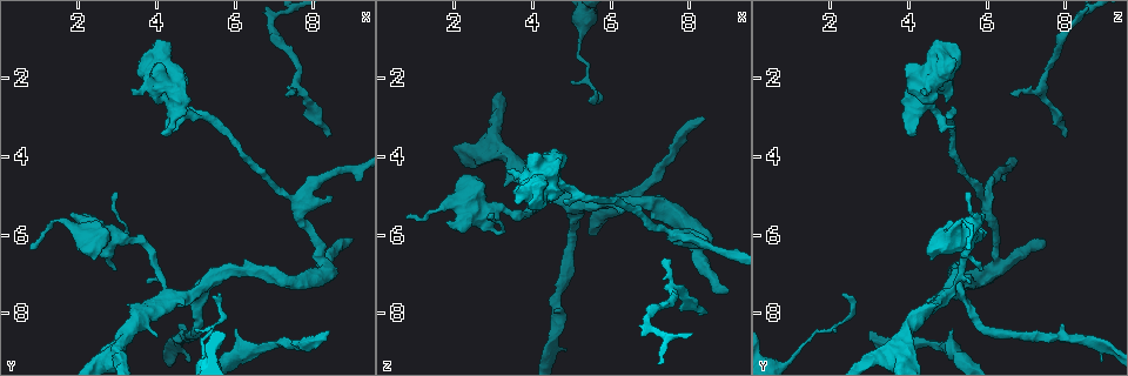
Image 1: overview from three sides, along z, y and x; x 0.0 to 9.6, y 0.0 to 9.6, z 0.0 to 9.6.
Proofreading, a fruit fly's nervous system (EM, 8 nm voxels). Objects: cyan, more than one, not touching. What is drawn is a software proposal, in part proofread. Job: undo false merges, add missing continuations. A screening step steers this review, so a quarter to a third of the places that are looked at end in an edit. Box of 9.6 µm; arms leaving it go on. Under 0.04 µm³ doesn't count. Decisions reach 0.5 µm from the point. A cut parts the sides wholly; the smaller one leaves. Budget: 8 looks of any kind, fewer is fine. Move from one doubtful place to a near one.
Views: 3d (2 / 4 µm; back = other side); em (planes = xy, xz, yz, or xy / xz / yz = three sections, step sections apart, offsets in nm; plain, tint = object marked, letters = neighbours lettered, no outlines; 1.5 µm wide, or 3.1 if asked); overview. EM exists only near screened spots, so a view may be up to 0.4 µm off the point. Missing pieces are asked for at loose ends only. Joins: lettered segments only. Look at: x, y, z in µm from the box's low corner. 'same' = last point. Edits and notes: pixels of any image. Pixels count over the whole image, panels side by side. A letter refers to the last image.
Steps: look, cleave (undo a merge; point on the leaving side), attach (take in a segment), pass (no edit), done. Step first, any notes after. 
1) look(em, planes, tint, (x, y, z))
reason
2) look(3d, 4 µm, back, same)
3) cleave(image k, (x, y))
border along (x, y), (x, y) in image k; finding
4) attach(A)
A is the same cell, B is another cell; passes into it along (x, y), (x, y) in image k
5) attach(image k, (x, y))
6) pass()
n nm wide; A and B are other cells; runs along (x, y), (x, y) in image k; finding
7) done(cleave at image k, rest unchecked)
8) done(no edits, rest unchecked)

look(em, xz, step 4, plain, (8.35, 8.45, 3.00))
an open end

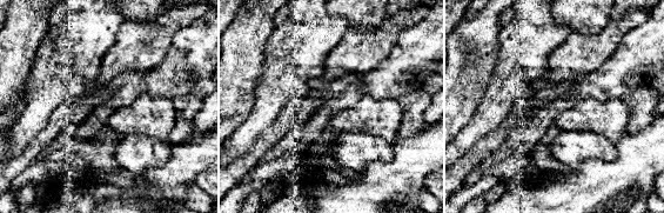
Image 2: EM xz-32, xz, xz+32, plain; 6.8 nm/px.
look(em, xz, step 4, tint, same)
with the object marked

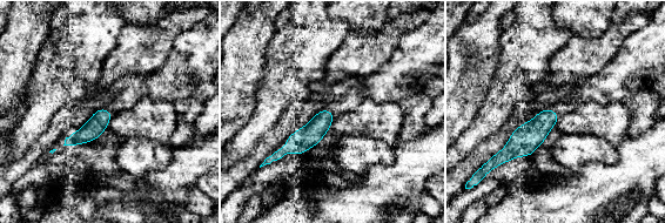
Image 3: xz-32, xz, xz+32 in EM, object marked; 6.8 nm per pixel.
look(em, xz, step 4, letters, same)
see the neighbours

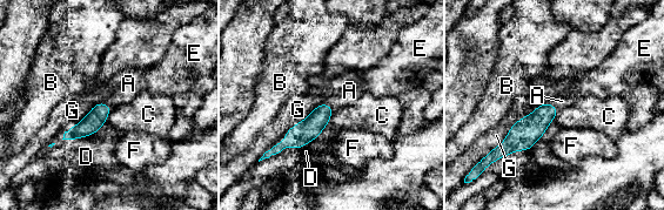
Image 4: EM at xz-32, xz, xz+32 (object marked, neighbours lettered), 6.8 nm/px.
attach(image 4, (349, 90))
A is the same cell, B, C, D, E, F and G are other cells; passes into it along (307, 130), (329, 106), (349, 90) in image 4; it goes on there

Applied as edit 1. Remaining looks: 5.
look(em, yz, step 8, letters, (9.00, 6.10, 7.45))
an open end

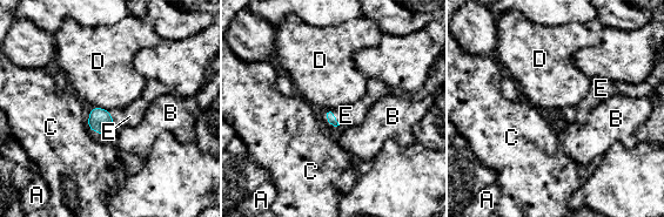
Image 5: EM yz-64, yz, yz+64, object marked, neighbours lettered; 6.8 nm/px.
look(em, planes, letters, same)
another direction

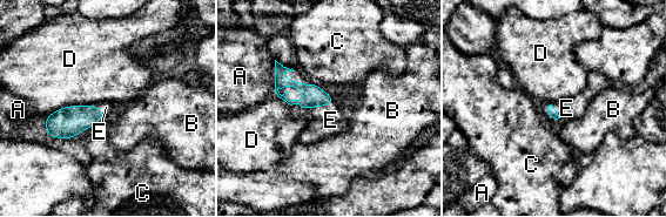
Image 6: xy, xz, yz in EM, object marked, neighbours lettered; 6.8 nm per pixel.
attach(image 6, (566, 108))
E is the same cell, A, B, C and D are other cells; passes into it along (550, 107), (556, 110), (566, 108) in image 6; it goes on there

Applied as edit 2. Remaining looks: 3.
look(overview)

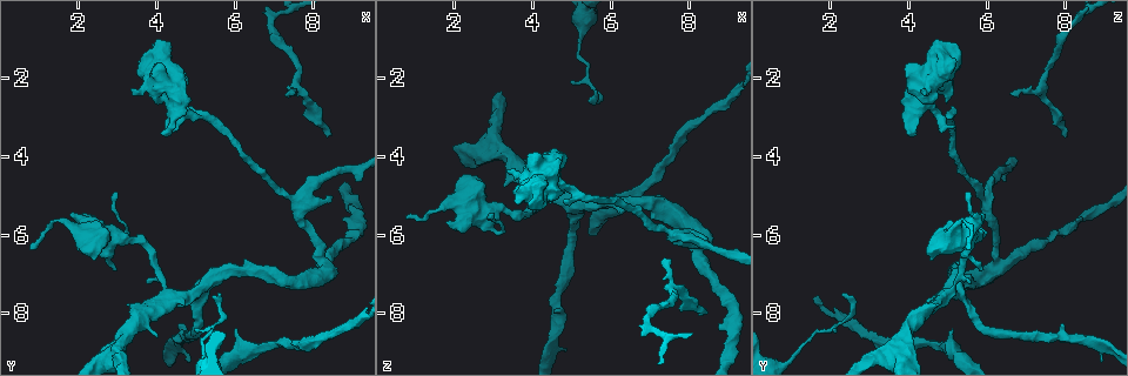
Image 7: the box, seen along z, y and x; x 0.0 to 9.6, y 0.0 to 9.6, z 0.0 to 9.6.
look(em, yz, step 8, letters, (3.45, 2.40, 4.40))
an open end

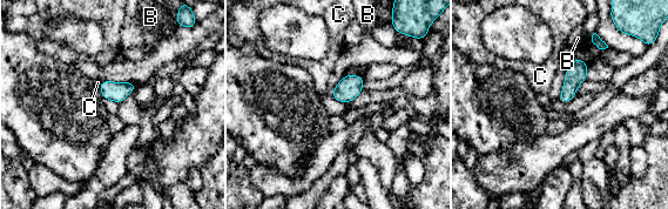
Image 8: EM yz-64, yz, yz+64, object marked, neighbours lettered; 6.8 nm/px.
look(em, planes, letters, same)
cut it another way

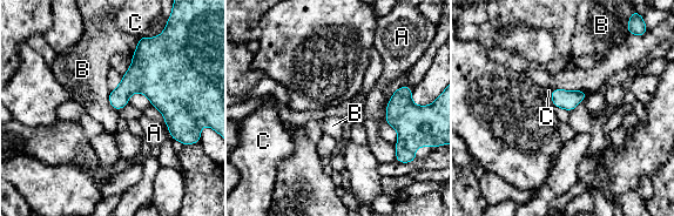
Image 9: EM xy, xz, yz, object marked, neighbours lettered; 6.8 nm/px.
pass()
A touches over 200 nm; A, B and C are other cells; border along (585, 90), (586, 96), (570, 113) in image 9; none of them fits

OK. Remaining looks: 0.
done(attach at image 4, attach at image 6, rest unchecked)

